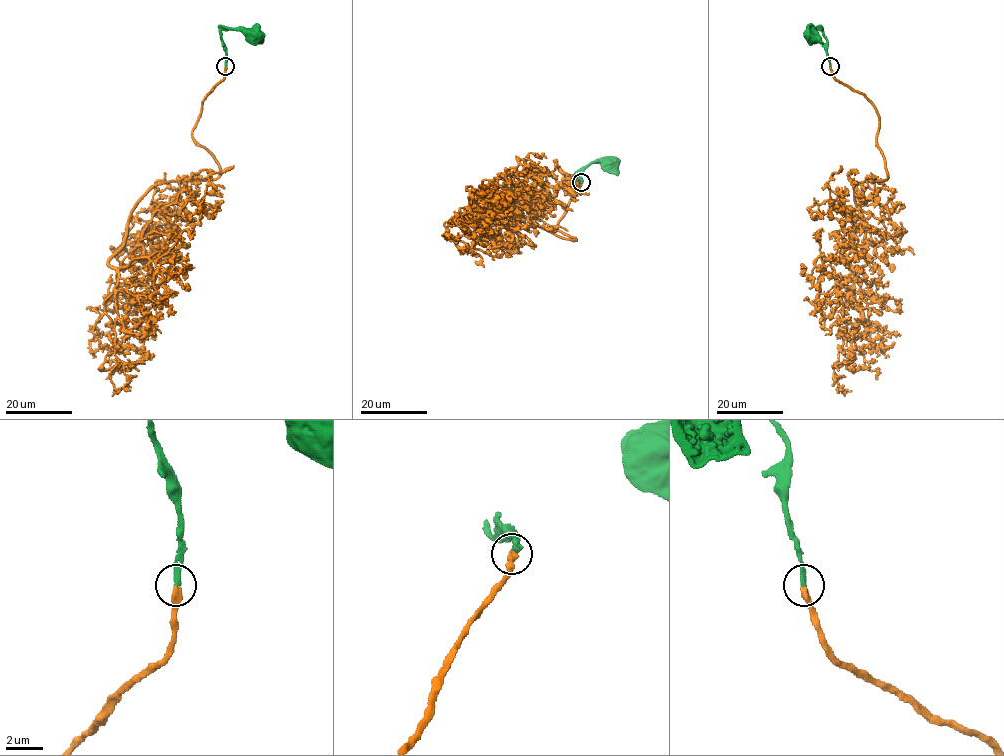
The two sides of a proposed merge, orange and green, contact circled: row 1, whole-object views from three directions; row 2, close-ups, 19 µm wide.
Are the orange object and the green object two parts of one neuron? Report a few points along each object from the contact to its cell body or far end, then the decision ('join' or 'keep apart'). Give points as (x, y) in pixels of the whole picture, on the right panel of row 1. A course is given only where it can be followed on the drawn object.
orange runs (830, 66), (874, 107), (887, 175), (867, 180), (852, 215), (846, 332), (833, 366), (842, 387); green runs (830, 66), (822, 31), (810, 29), (811, 37); join

